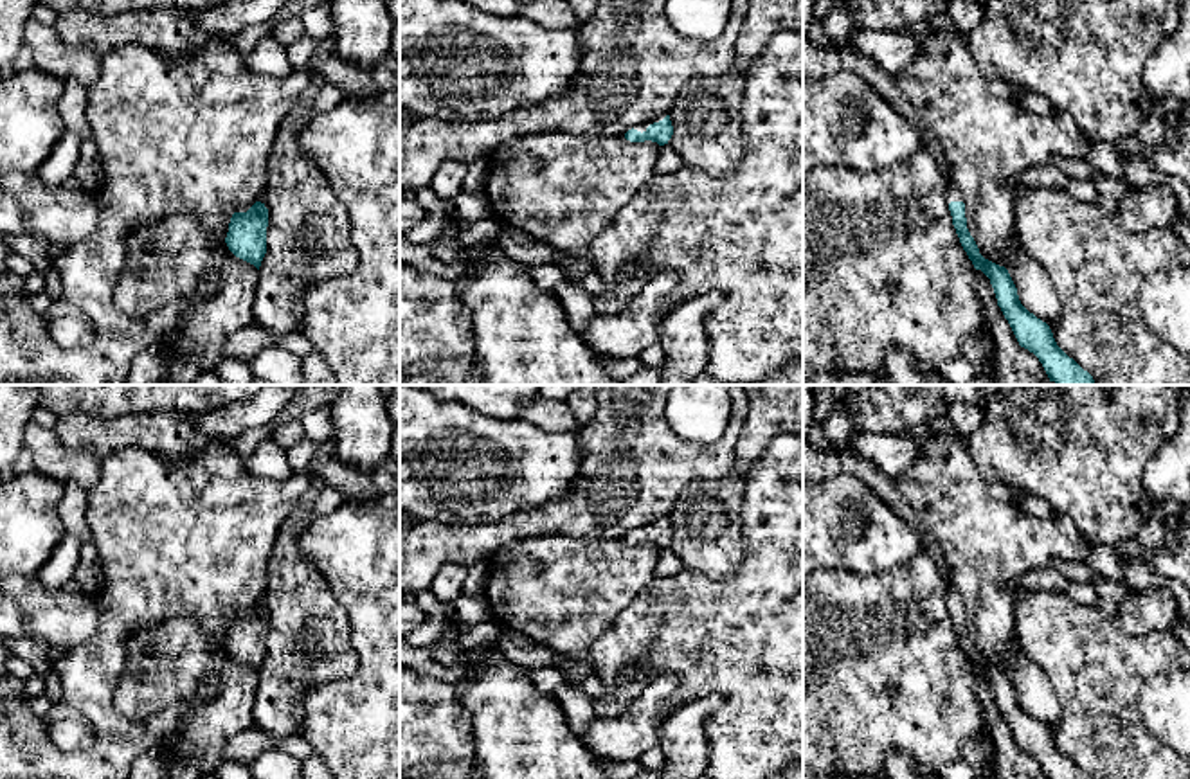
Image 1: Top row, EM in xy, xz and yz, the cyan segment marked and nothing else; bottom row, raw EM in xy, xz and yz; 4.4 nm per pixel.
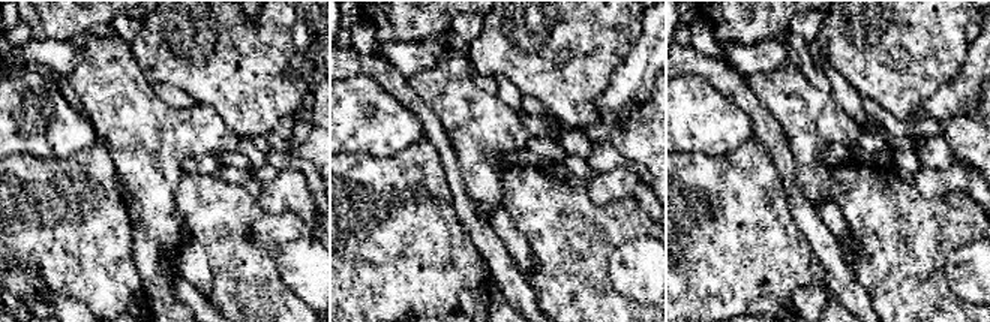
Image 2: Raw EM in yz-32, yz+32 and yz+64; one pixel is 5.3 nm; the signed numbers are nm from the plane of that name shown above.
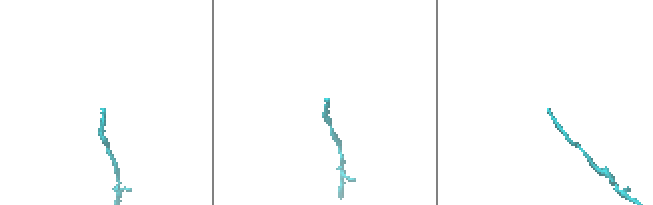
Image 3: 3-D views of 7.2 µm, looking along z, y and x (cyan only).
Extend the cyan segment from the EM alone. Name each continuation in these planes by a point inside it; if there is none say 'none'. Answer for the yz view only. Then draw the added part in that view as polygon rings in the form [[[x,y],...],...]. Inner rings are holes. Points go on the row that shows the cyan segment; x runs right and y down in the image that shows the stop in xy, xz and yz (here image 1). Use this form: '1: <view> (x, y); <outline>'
1: yz (818, 60); [[[803,38],[803,77],[823,77],[843,68],[855,72],[868,81],[891,108],[895,108],[909,124],[916,128],[922,149],[936,160],[938,169],[945,178],[947,203],[963,201],[958,187],[949,176],[949,166],[940,142],[934,139],[924,117],[913,108],[911,101],[900,90],[893,76],[859,52],[837,47],[832,41],[814,45],[810,40]]]

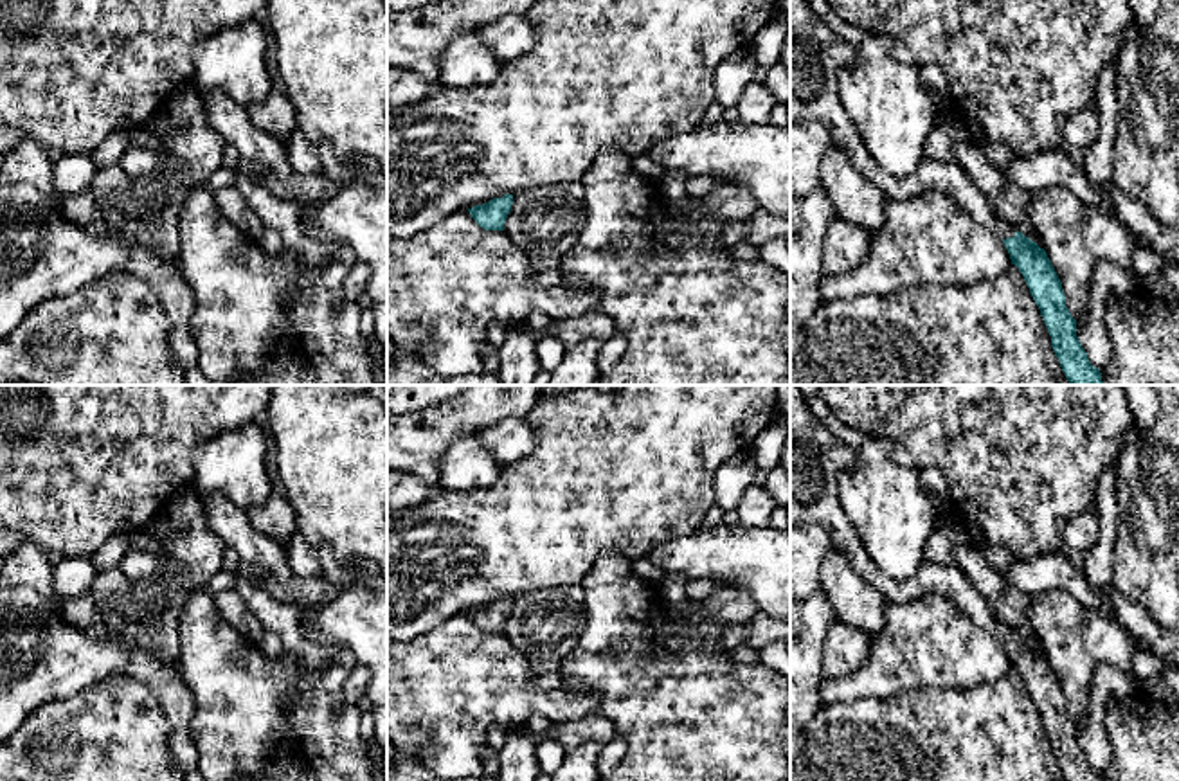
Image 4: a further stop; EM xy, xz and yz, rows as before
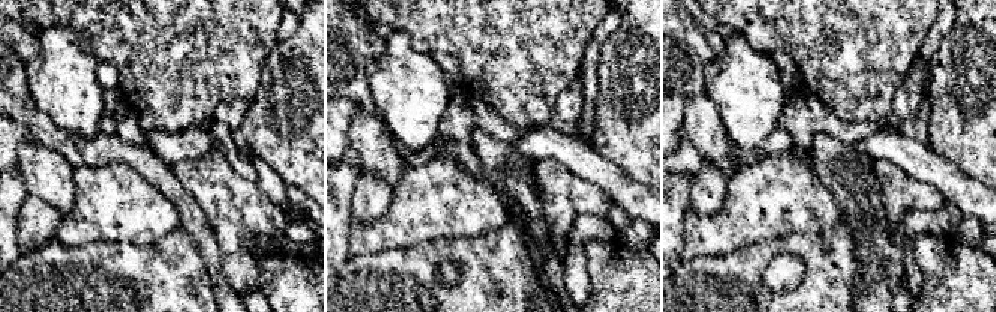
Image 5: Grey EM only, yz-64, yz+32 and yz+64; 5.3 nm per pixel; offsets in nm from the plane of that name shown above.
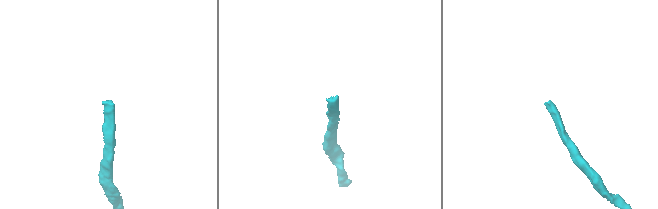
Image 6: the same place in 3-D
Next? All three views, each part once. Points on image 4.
1: yz (814, 98); [[[790,40],[790,122],[819,122],[830,139],[850,151],[855,169],[878,185],[887,200],[905,200],[927,191],[941,191],[959,202],[977,221],[1001,239],[1015,229],[995,216],[990,202],[956,162],[923,158],[907,176],[893,176],[866,151],[846,117],[837,92],[839,67],[808,45]]]

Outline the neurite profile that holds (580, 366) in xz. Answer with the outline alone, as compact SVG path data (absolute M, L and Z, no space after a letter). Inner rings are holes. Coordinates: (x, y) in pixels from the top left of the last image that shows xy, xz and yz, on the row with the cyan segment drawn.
M589 337L569 347L551 373L549 385L594 385L599 378L598 356L603 342L599 337Z

